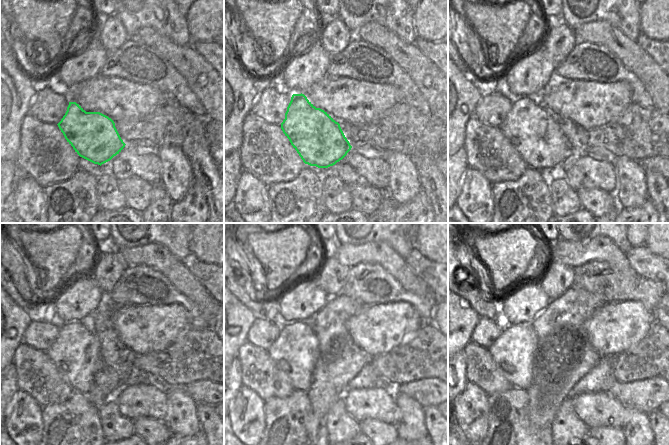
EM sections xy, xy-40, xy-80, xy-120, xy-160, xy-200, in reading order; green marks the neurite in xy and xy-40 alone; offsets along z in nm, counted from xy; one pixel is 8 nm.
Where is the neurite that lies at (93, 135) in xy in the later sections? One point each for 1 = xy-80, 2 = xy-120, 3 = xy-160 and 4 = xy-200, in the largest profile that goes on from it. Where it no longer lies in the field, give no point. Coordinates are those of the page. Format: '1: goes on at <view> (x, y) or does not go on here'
1: goes on at xy-80 (533, 131)
2: goes on at xy-120 (76, 352)
3: goes on at xy-160 (295, 351)
4: goes on at xy-200 (513, 351)

